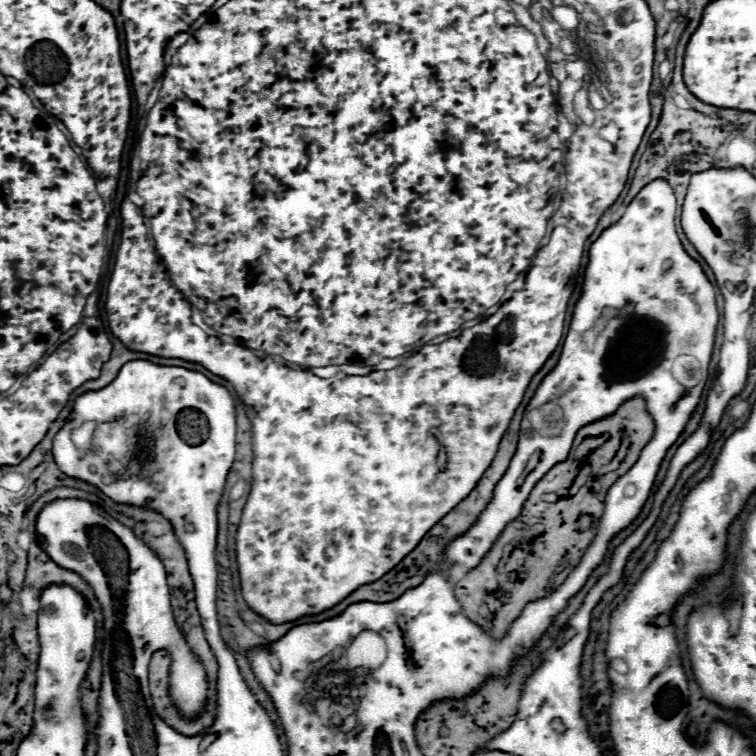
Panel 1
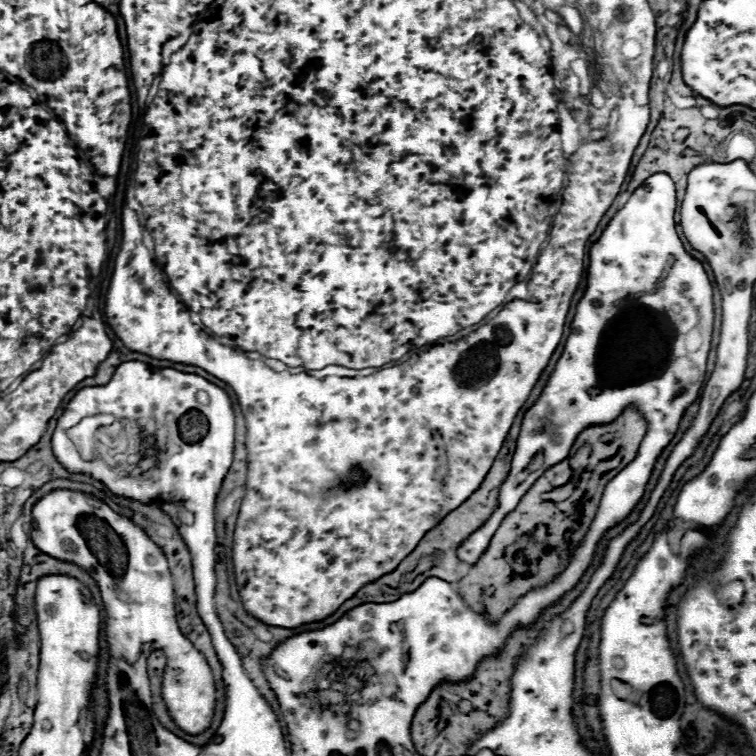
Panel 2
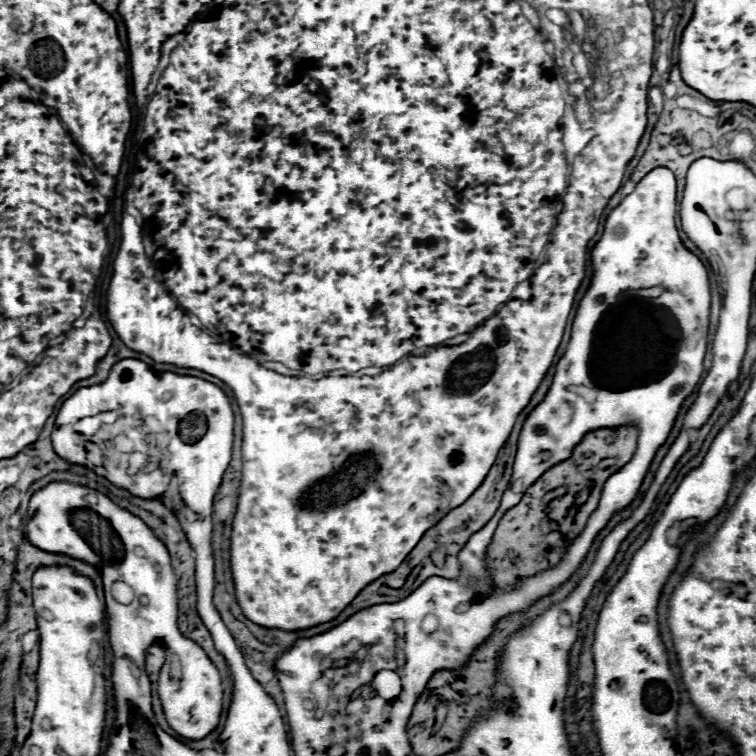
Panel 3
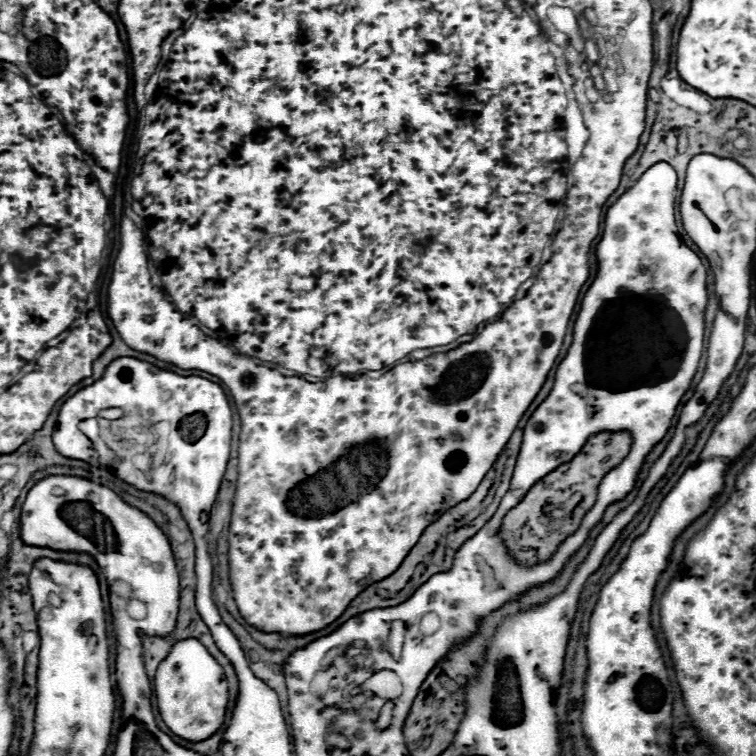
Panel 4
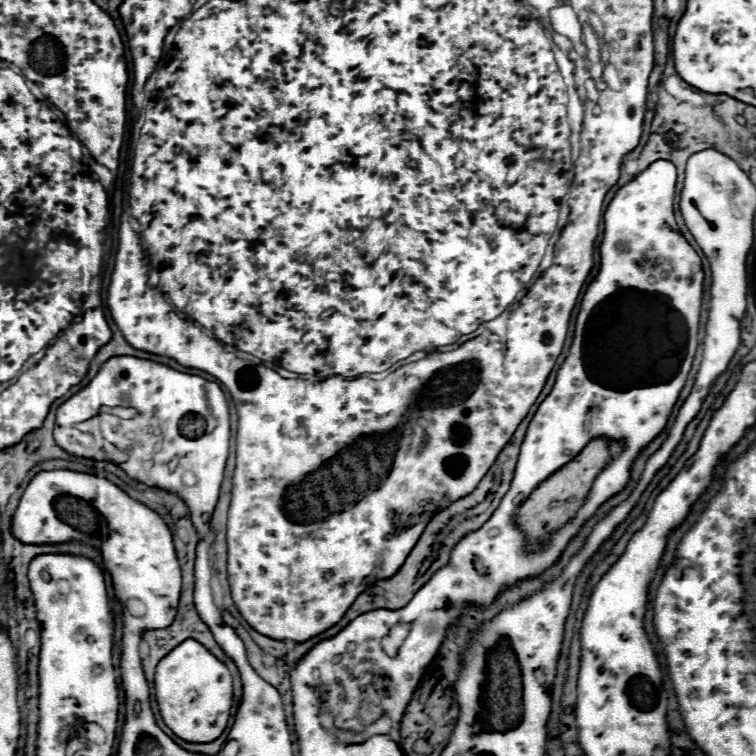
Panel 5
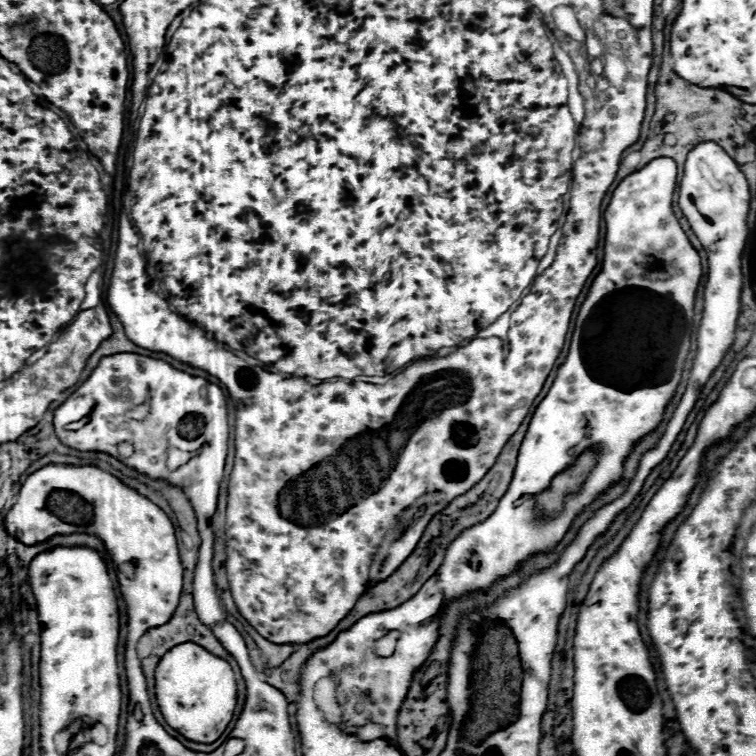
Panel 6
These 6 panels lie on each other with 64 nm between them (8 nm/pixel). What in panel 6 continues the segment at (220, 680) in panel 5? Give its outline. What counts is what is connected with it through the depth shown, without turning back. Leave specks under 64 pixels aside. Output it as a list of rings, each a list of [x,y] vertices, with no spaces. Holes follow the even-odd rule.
[[[193,642],[173,647],[162,660],[166,676],[156,676],[156,700],[160,712],[184,738],[212,744],[226,730],[236,708],[236,680],[230,664]]]

